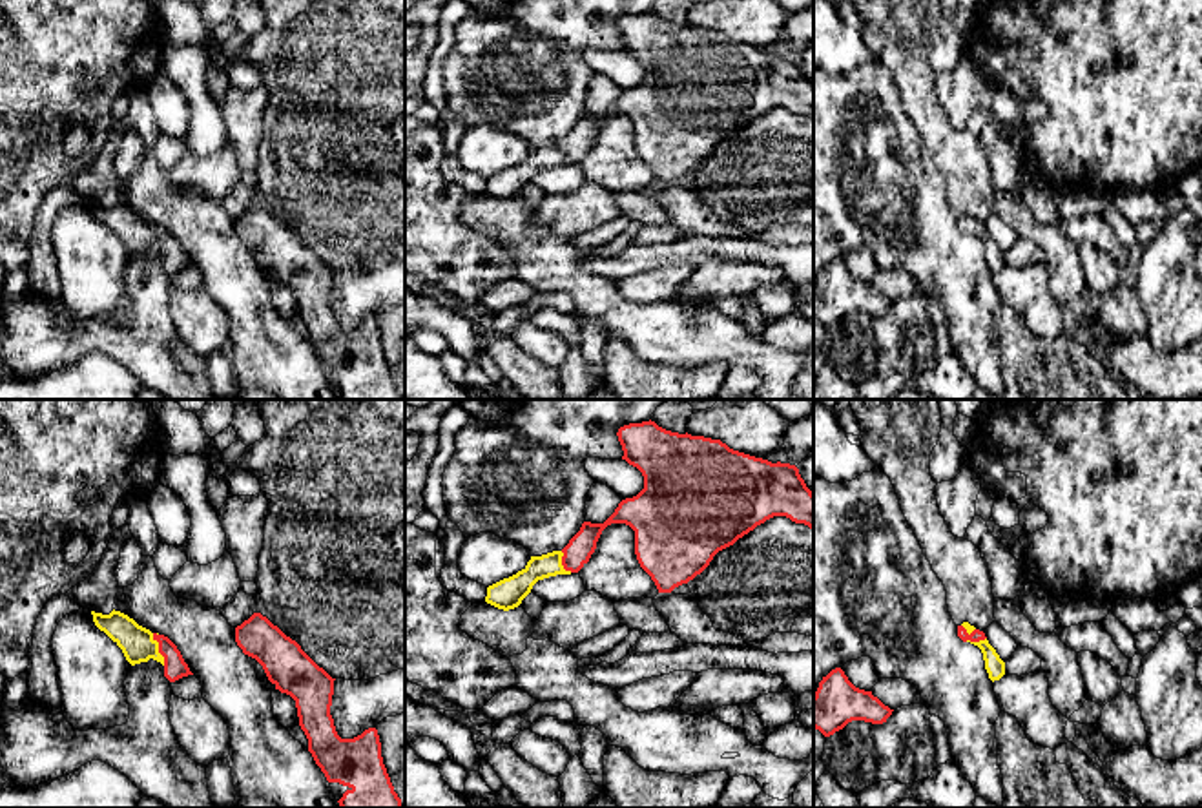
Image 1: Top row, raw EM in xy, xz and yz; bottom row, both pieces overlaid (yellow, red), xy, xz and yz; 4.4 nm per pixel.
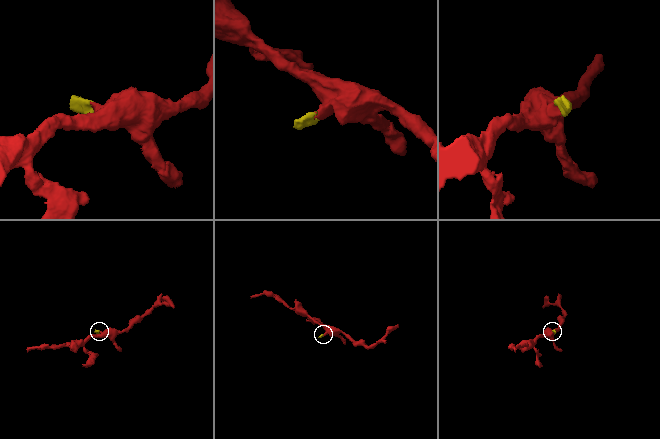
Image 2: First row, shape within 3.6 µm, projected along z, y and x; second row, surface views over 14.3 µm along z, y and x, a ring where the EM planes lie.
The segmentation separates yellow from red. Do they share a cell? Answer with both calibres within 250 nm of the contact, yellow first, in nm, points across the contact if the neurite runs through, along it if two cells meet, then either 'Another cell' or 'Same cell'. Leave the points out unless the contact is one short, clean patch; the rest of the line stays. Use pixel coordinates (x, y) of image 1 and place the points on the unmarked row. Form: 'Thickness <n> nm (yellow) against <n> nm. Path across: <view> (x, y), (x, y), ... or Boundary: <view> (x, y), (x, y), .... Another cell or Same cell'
Thickness 150 nm (yellow) against 100 nm. Path across: xy (137, 236), (157, 241), (176, 259). Same cell

